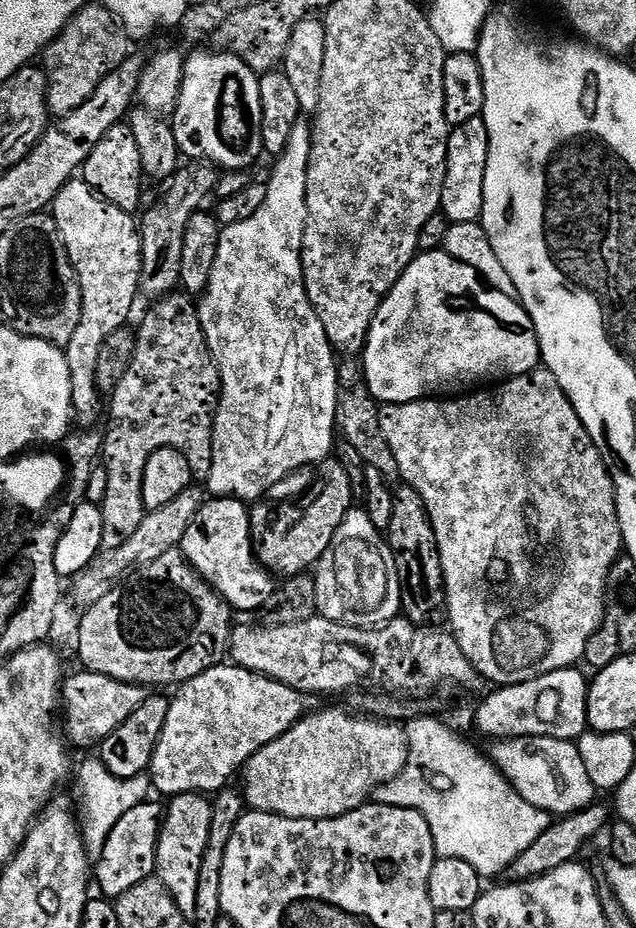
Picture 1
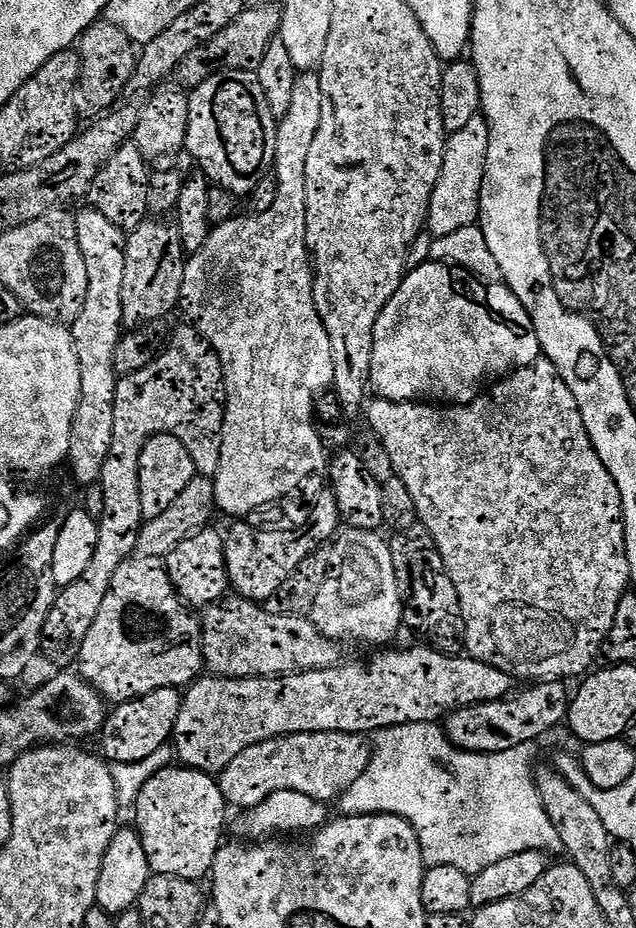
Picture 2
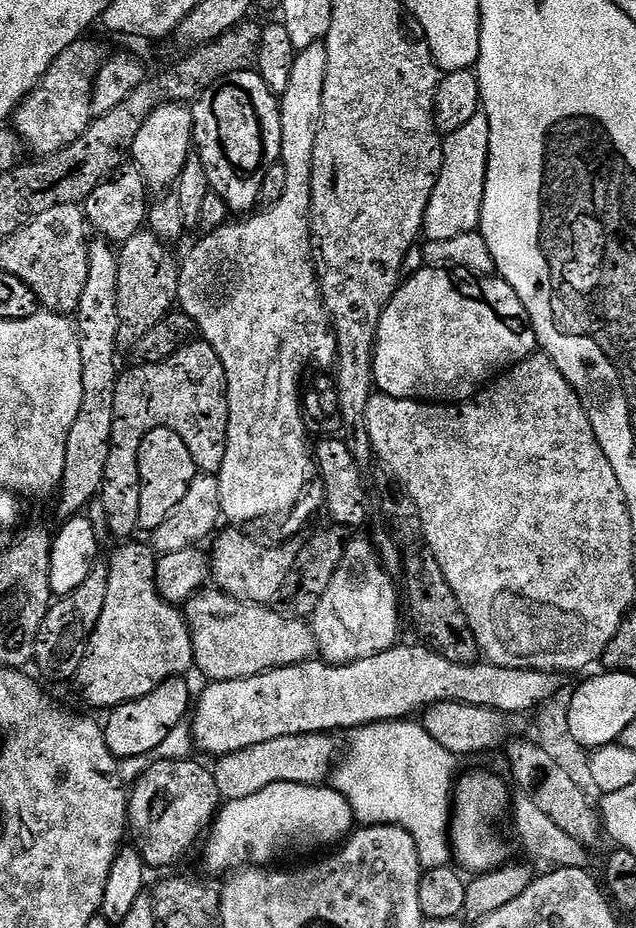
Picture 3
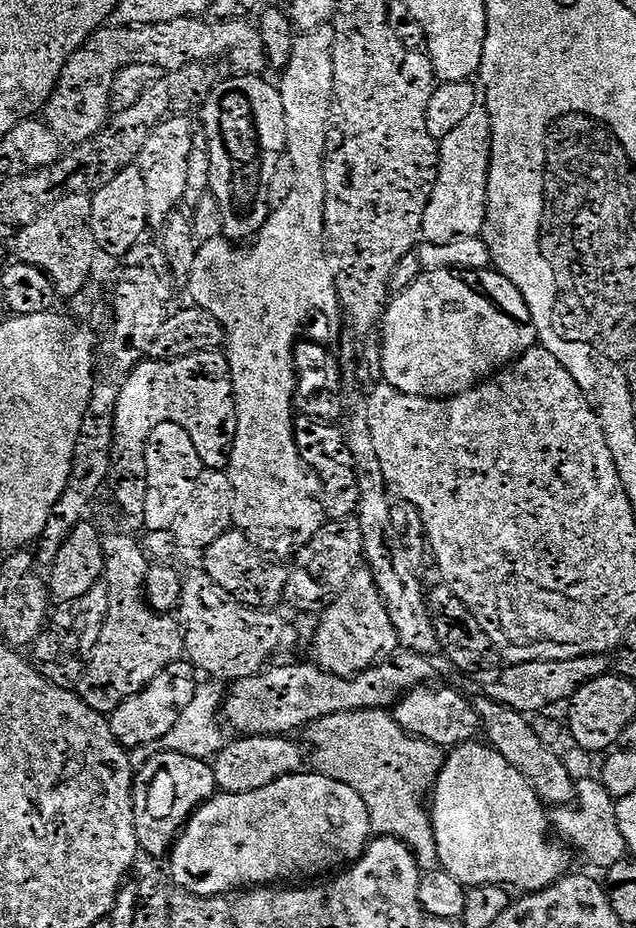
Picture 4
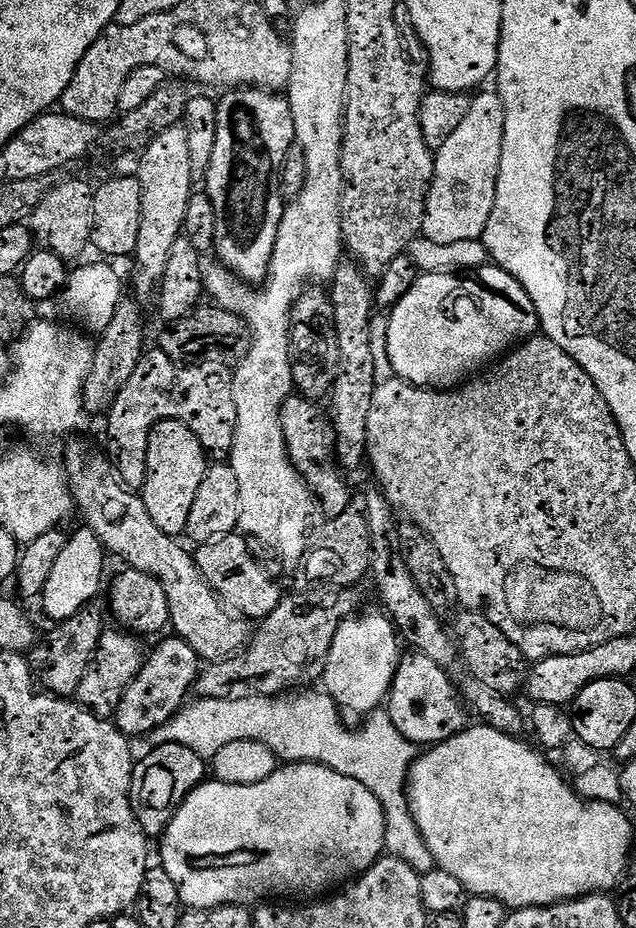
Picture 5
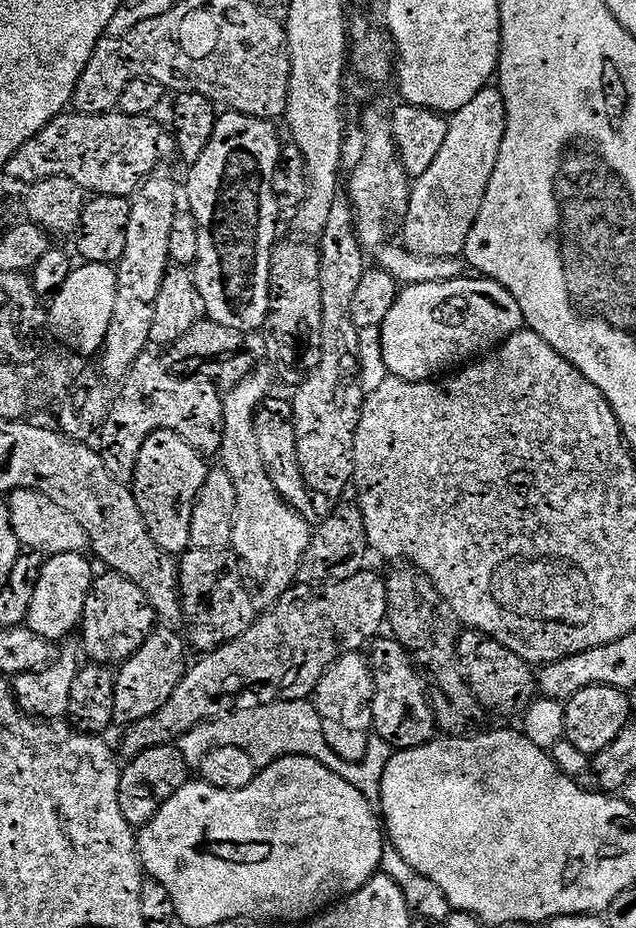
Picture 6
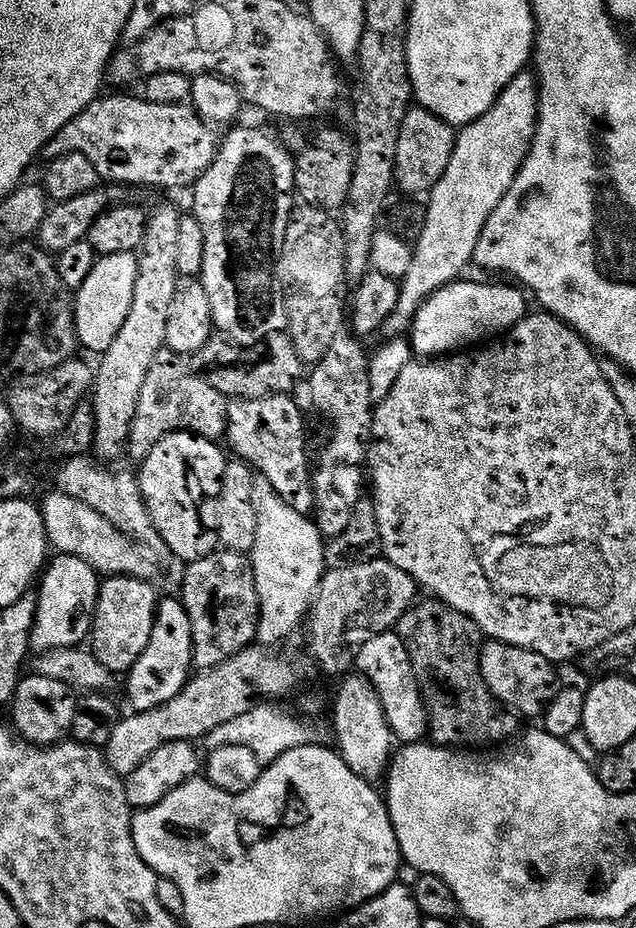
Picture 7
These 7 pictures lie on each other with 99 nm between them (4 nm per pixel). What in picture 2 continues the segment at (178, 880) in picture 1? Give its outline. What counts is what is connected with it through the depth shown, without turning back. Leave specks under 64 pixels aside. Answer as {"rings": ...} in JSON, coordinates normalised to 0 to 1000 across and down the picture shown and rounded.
{"rings":[[[266,825],[247,834],[220,853],[211,867],[214,885],[211,891],[220,898],[230,912],[233,932],[248,944],[272,944],[303,950],[314,950],[332,941],[340,921],[346,919],[352,901],[352,878],[362,875],[362,867],[352,862],[344,839],[325,832],[313,832],[288,825]]]}

